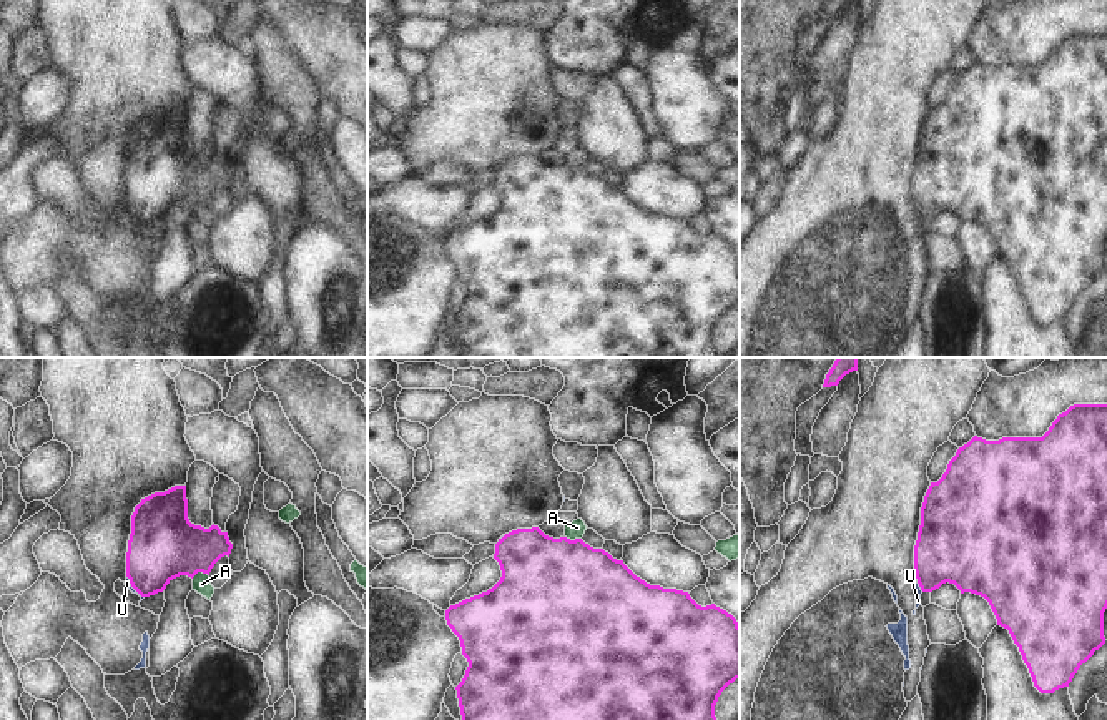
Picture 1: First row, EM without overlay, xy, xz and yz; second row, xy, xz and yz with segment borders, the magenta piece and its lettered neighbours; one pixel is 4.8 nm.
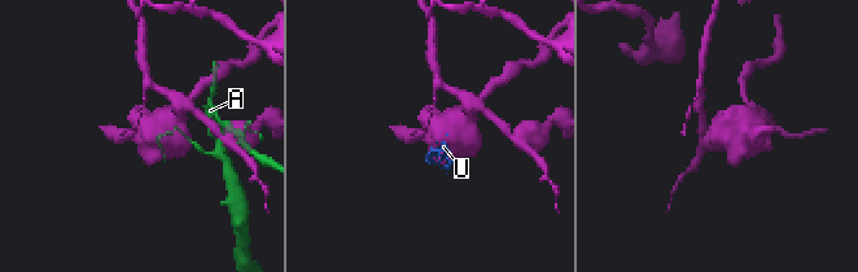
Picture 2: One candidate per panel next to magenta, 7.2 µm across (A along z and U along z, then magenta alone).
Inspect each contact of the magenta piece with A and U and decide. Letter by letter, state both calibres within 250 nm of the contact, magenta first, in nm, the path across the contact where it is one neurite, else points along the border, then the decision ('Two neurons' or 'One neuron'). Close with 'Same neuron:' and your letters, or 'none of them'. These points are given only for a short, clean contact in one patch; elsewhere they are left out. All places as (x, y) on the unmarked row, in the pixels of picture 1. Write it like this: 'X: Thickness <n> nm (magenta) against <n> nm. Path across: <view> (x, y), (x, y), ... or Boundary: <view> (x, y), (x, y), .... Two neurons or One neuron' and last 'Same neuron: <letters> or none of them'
A: Thickness 340 nm (magenta) against 90 nm. Two neurons
U: Thickness 320 nm (magenta) against 20 nm. Boundary: xy (127, 203), (128, 210), (143, 225). Two neurons
Same neuron: none of them.

